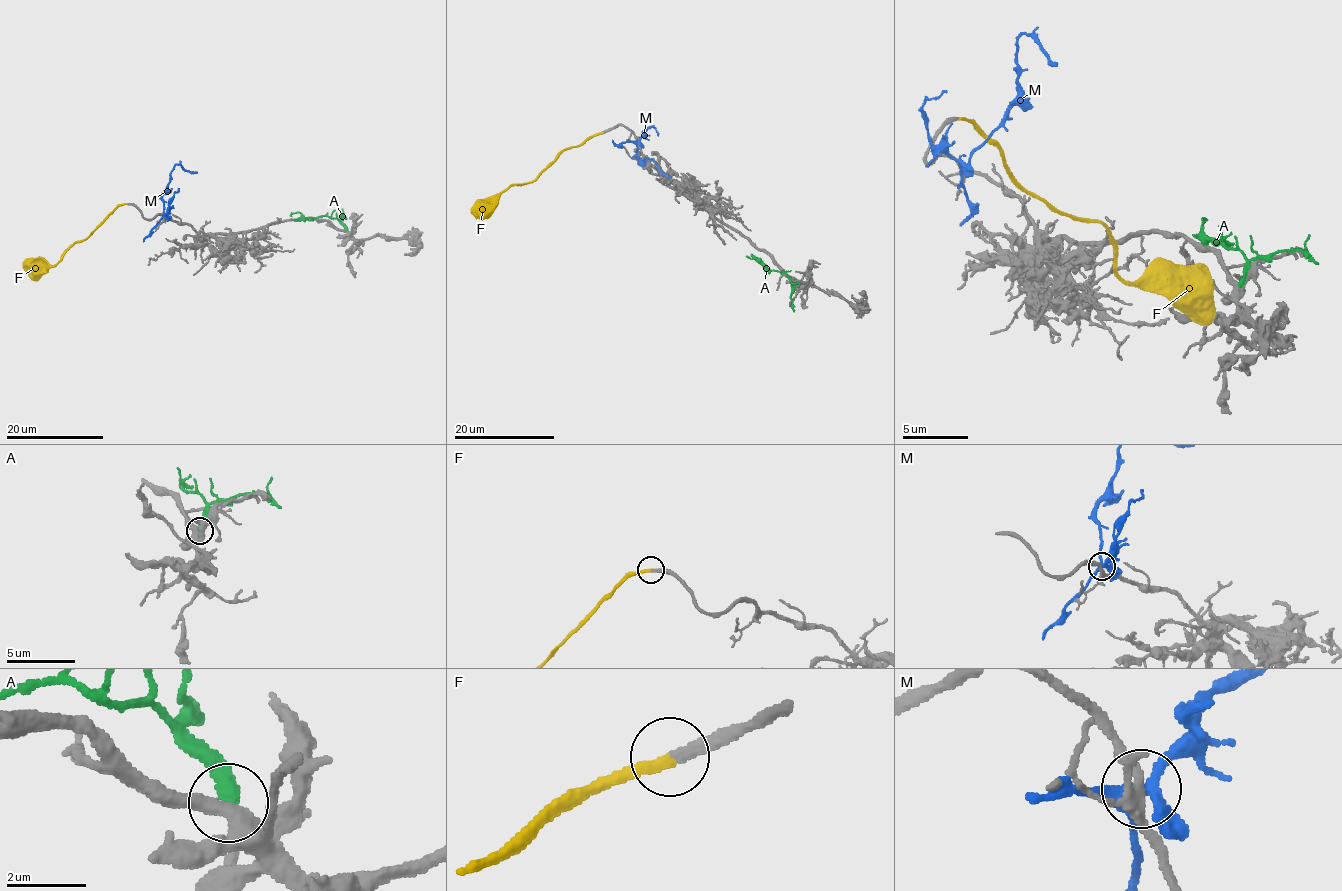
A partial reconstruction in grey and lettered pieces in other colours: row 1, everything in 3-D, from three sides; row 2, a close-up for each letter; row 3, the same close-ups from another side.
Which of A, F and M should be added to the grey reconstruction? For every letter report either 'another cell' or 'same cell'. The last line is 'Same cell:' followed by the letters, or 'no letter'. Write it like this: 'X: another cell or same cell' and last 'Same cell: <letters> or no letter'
A: another cell
F: same cell
M: another cell
Same cell: F

